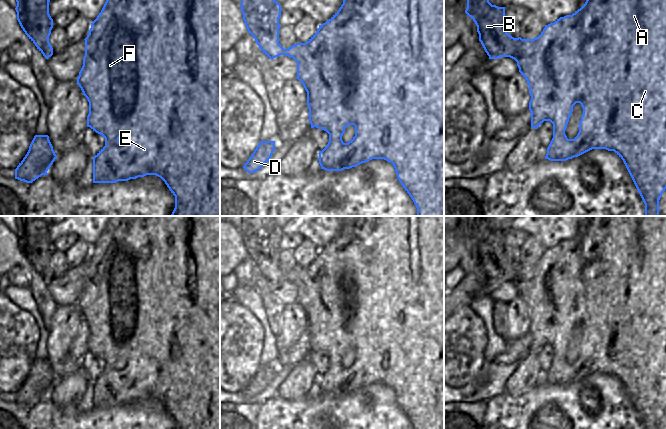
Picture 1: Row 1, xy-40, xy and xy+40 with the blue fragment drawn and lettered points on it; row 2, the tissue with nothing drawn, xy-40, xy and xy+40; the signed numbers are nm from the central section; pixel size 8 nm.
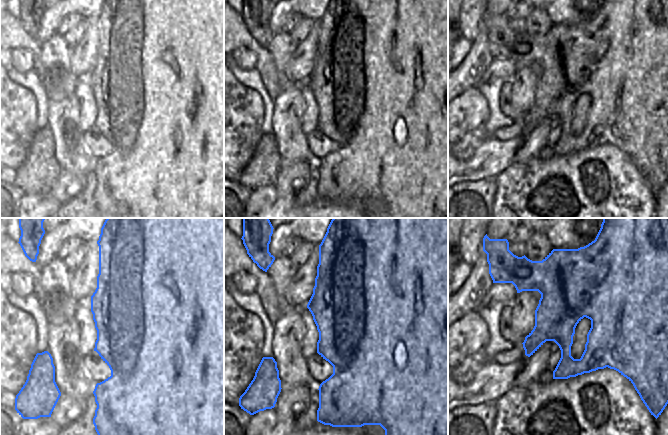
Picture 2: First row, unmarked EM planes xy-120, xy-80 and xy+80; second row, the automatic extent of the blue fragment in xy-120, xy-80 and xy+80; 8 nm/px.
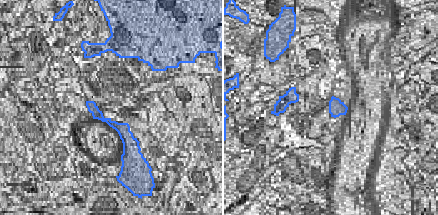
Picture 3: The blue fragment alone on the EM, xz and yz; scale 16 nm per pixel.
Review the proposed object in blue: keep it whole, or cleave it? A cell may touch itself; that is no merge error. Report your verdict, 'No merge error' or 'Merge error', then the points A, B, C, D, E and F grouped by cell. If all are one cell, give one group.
No merge error. Groups: A B C D E F.

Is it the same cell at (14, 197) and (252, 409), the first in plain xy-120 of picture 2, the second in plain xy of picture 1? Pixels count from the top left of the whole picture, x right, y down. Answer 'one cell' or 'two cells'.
one cell

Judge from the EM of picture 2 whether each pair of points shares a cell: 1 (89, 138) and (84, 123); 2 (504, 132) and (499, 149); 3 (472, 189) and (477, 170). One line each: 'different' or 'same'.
1: different
2: different
3: different

